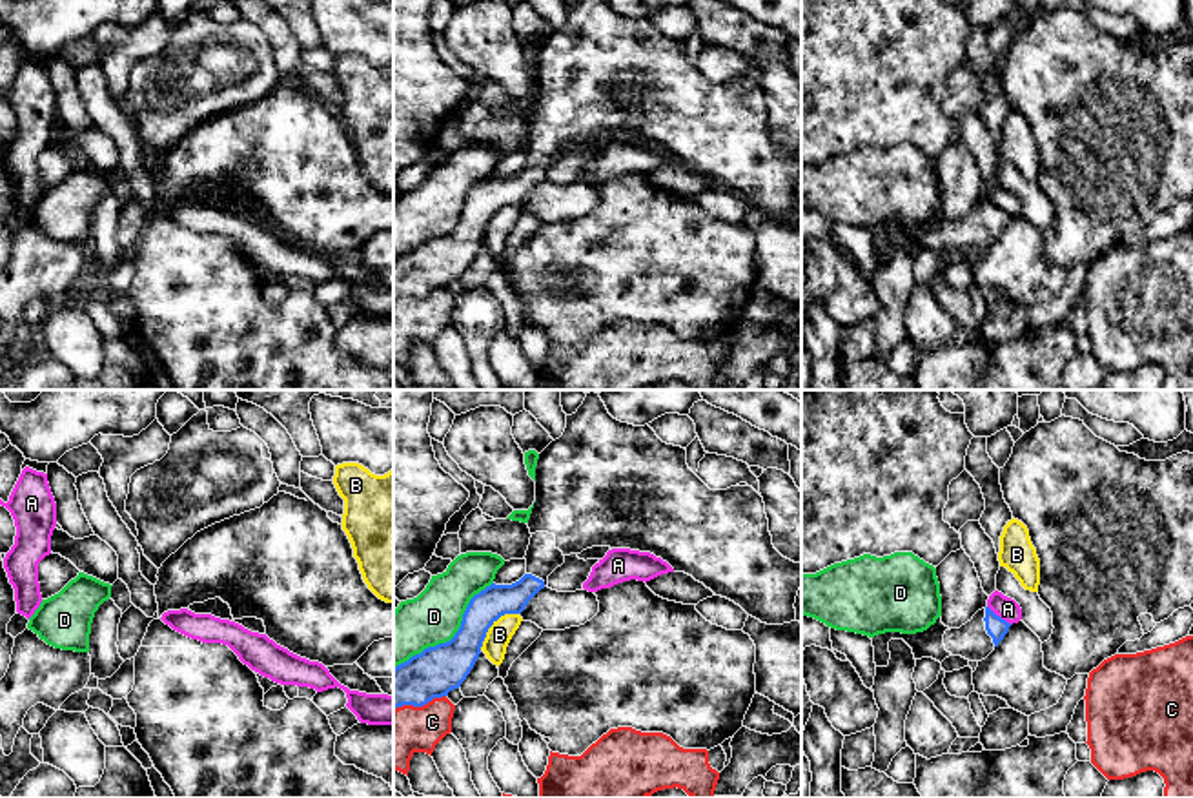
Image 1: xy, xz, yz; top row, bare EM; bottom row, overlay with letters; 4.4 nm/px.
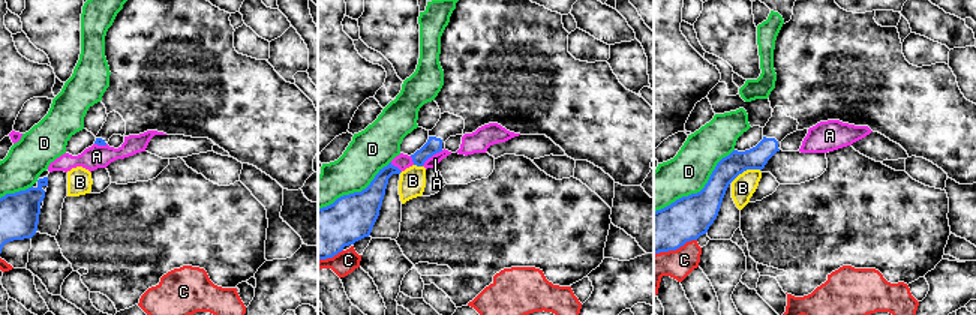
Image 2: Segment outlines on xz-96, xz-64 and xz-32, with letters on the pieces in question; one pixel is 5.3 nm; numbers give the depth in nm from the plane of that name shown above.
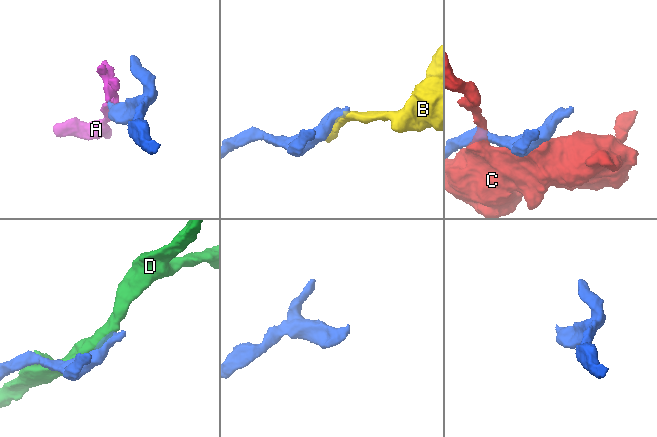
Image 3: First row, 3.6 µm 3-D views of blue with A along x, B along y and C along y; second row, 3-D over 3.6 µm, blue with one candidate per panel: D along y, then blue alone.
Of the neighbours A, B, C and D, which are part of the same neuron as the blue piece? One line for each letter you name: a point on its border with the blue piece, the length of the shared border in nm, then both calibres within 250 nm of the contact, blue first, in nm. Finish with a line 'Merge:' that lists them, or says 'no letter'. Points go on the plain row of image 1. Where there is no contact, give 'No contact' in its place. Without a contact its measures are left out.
Merge: no letter

